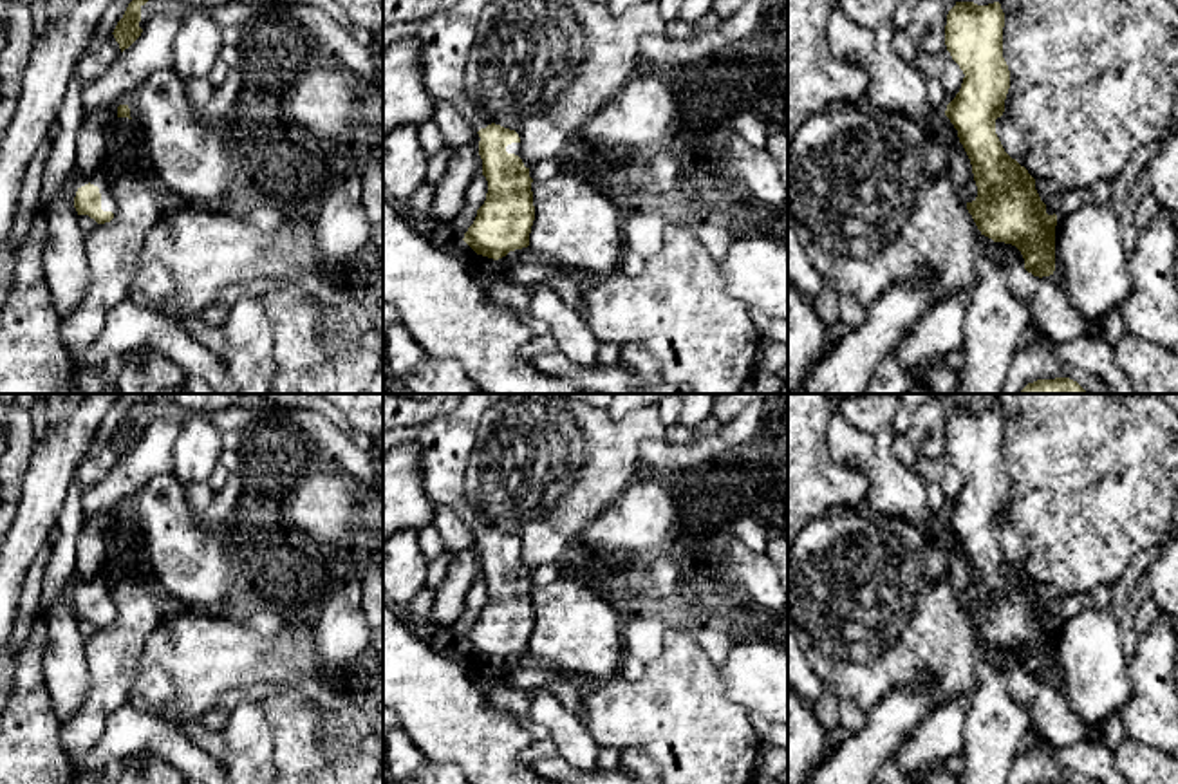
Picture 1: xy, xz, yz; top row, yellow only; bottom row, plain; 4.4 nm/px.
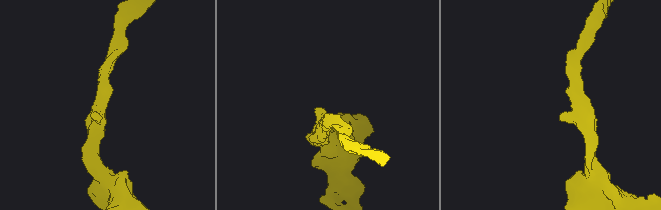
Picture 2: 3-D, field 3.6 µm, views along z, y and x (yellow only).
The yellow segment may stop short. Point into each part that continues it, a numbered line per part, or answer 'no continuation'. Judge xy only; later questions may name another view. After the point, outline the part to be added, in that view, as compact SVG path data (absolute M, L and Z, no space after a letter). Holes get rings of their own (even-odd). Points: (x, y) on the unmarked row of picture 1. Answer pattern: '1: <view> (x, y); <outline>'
1: xy (100, 584); M99 573L98 576L90 578L90 580L81 580L81 582L74 582L69 589L69 602L74 609L74 602L76 602L76 596L85 591L85 589L94 589L99 593L99 598L101 598L101 614L103 616L112 616L114 621L117 618L117 609L116 609L116 603L112 600L112 594L110 594L110 585L107 582L107 576L103 573Z

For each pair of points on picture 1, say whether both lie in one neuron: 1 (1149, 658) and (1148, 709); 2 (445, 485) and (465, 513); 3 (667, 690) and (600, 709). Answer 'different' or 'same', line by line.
1: same
2: same
3: same

